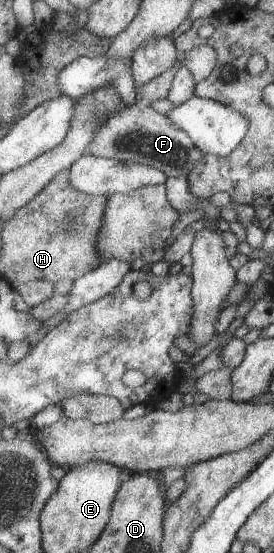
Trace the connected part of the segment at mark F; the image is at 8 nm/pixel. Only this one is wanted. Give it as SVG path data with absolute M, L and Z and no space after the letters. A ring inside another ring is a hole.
M184 61L178 64L174 63L168 71L164 71L162 75L159 75L156 79L152 79L150 83L137 87L137 102L133 106L128 107L128 109L124 109L122 113L118 113L116 117L110 117L108 123L97 130L96 137L90 145L90 155L118 159L118 161L124 163L148 165L160 169L160 171L166 173L167 177L176 178L183 176L188 178L190 173L194 171L194 167L196 167L198 163L202 163L202 157L204 157L203 151L196 147L196 143L194 143L194 140L186 131L182 131L182 129L178 129L178 127L174 125L174 121L172 121L170 117L158 113L158 111L152 107L153 102L167 98L170 95L175 73L183 64Z

